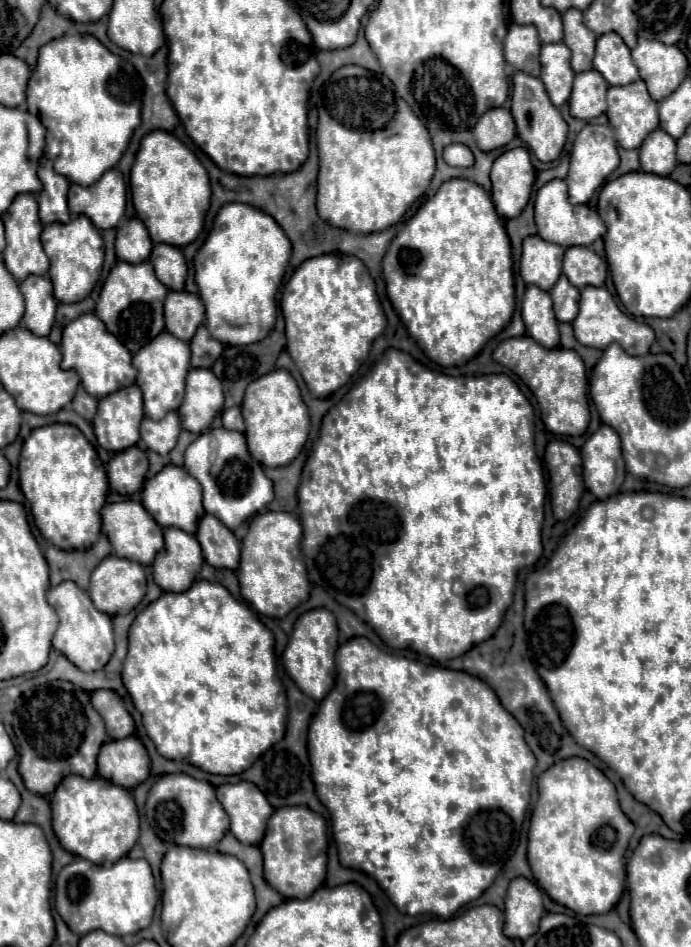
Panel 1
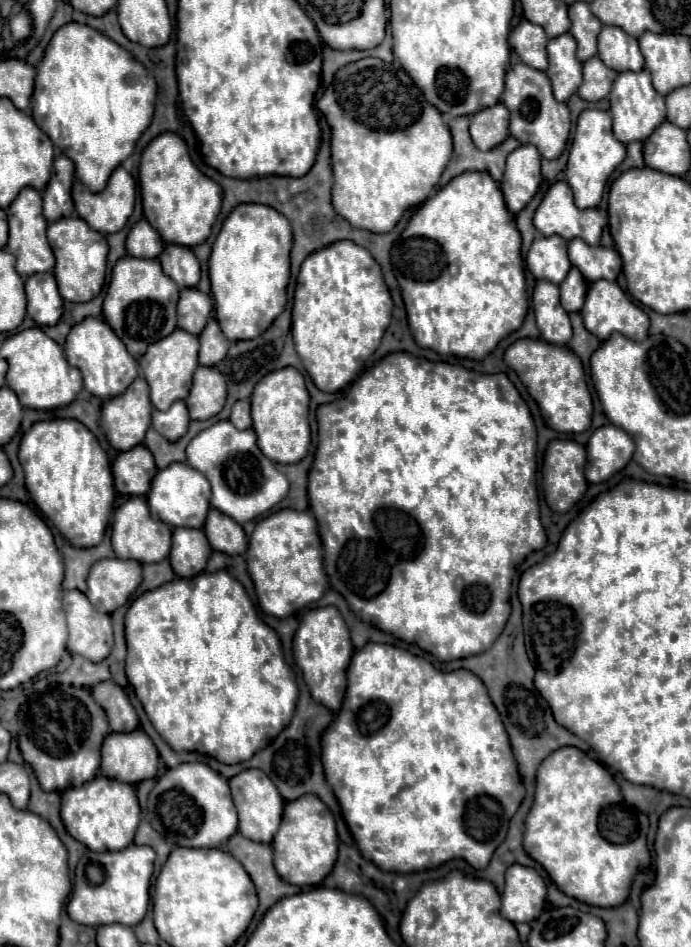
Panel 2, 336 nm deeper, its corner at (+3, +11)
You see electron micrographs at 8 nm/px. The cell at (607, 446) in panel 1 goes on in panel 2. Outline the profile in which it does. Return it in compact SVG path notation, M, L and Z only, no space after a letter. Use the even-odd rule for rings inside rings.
M603 425L595 429L587 443L585 479L589 483L607 481L631 461L633 449L633 439L629 439L629 435L621 431L621 427Z

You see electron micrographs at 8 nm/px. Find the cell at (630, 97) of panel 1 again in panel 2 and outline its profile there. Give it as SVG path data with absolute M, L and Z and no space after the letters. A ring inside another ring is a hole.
M647 69L639 73L633 73L633 71L619 73L613 83L609 101L611 101L609 113L613 117L613 133L621 143L643 141L653 133L657 125L665 121L665 97L653 89L651 75Z

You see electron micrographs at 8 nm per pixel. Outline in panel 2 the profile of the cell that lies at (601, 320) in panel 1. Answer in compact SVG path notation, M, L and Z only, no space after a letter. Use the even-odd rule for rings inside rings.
M603 279L589 285L587 297L585 297L585 307L581 309L581 317L583 317L585 329L589 333L593 333L595 337L599 337L601 341L605 341L613 331L625 335L627 339L643 341L647 337L647 329L649 329L647 313L639 305L635 305L617 283L603 281Z

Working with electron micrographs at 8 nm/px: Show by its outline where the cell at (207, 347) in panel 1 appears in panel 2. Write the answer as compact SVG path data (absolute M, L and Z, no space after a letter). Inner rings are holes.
M211 317L209 323L205 325L205 331L199 335L199 343L201 343L199 363L209 367L217 365L227 355L227 349L229 349L229 341L221 333L215 317Z

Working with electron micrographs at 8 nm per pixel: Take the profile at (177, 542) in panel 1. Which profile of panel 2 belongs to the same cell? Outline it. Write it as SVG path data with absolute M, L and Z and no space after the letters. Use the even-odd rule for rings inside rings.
M175 527L173 529L173 547L171 547L171 567L179 577L193 577L201 573L211 555L209 541L201 529Z

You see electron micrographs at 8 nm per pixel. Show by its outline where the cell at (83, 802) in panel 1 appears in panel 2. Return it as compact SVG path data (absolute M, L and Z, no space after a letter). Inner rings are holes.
M103 775L91 779L81 787L69 787L61 793L61 819L71 837L87 845L91 851L121 851L133 843L141 809L137 803L135 787L105 779Z

